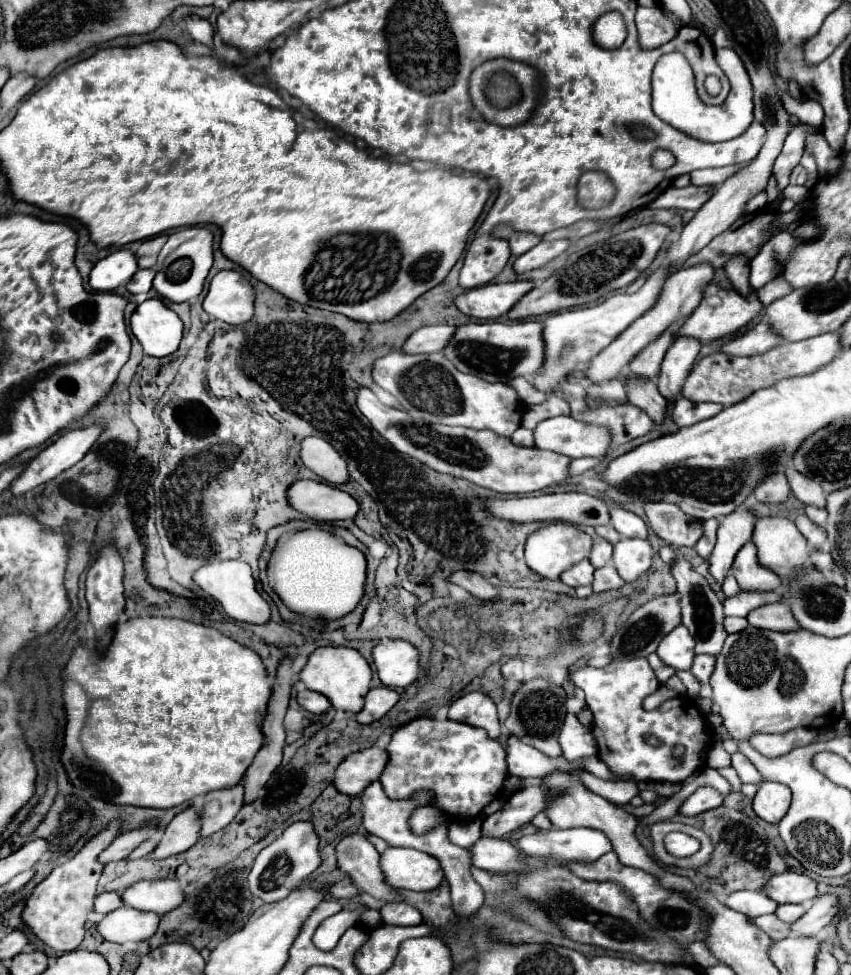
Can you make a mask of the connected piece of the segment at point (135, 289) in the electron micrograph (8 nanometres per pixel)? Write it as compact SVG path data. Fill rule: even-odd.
M139 269L133 279L127 283L127 291L137 295L137 293L147 293L153 287L153 277L155 269Z

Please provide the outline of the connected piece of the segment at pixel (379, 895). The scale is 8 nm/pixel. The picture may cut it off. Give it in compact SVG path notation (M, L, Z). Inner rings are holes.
M361 833L345 835L337 847L337 869L349 875L351 883L359 889L369 893L383 903L399 903L399 895L395 889L385 887L383 873L379 869L379 853Z

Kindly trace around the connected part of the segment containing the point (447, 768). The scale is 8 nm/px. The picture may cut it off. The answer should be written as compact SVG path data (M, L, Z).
M417 717L399 725L385 747L389 761L379 777L389 799L409 799L417 791L433 791L433 805L447 817L477 817L497 799L507 779L505 749L485 729L451 719Z

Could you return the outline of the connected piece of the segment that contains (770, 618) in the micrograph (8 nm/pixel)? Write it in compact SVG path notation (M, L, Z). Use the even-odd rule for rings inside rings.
M771 603L771 605L763 605L759 609L753 609L747 615L747 621L753 627L761 627L761 629L769 629L769 631L781 631L781 633L801 629L801 625L793 617L791 607L787 603Z

